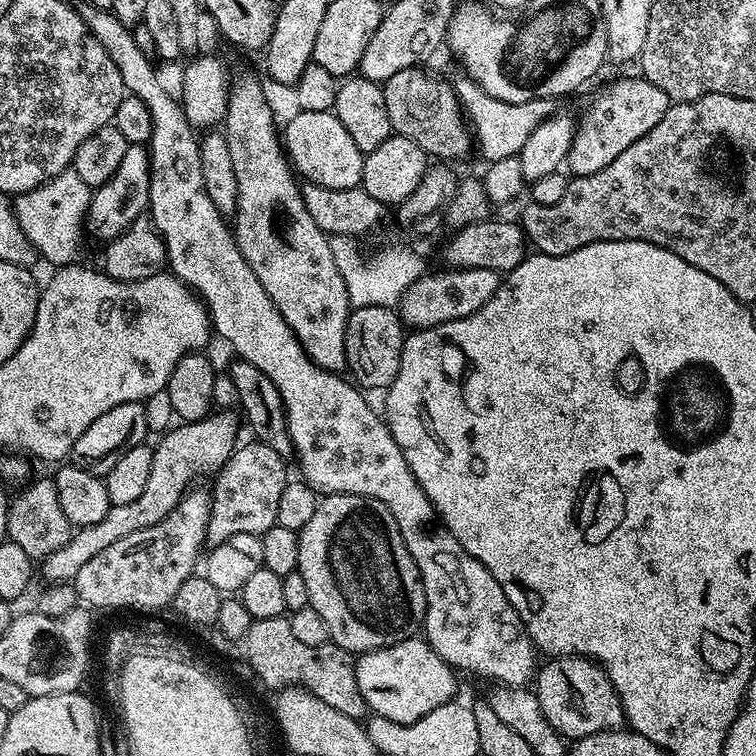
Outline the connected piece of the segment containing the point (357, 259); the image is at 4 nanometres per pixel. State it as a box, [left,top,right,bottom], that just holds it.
[330,235,427,308]

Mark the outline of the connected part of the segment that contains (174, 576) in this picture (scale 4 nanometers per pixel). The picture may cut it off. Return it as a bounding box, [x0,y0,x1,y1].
[74,487,212,608]

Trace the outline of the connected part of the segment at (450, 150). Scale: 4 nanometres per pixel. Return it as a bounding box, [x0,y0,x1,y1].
[382,66,474,161]

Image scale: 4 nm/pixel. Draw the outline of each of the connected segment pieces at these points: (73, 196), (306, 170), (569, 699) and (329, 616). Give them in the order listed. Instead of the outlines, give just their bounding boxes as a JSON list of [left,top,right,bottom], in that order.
[[15,170,93,266],[282,110,365,190],[534,656,625,741],[298,496,426,654]]

